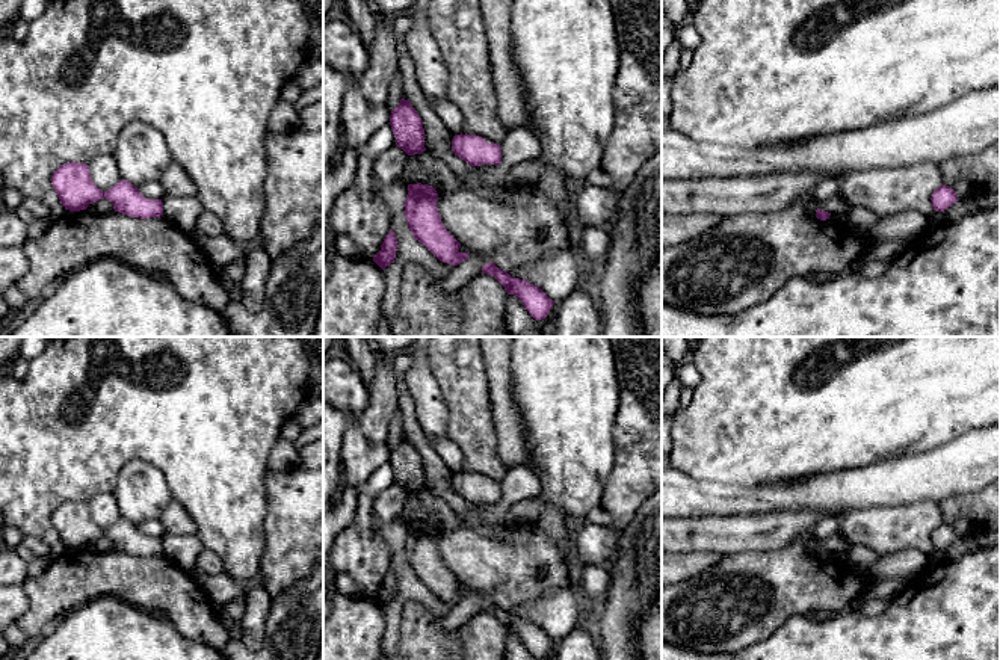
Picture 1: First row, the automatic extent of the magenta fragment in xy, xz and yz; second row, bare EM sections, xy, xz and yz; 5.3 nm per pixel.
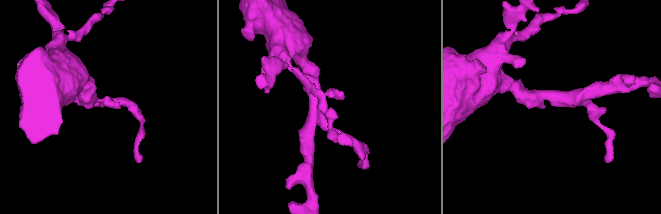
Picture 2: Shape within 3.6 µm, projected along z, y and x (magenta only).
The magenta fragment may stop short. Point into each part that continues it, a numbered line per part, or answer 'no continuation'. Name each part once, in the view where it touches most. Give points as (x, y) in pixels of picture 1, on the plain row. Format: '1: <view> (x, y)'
no continuation

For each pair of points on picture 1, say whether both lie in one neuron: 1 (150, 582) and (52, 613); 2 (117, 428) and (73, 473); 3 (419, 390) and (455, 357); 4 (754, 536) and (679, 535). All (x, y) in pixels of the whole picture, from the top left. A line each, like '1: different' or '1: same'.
1: same
2: same
3: different
4: same

